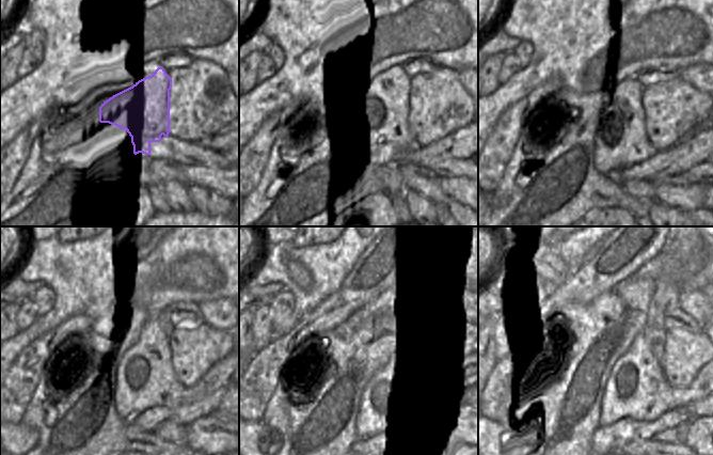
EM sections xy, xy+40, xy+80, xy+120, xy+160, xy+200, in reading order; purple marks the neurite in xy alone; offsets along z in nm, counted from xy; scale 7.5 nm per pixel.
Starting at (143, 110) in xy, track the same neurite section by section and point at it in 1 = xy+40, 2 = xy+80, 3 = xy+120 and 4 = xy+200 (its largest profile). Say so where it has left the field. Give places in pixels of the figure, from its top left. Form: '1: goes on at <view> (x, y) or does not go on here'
1: goes on at xy+40 (384, 106)
2: goes on at xy+80 (624, 114)
3: goes on at xy+120 (149, 356)
4: goes on at xy+200 (639, 358)

